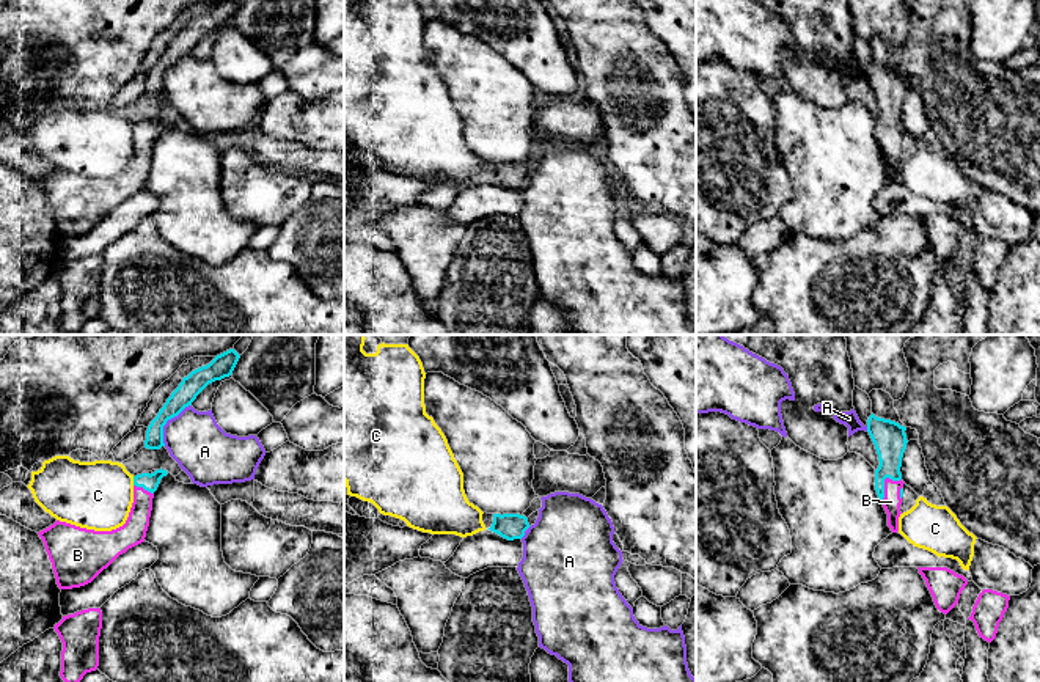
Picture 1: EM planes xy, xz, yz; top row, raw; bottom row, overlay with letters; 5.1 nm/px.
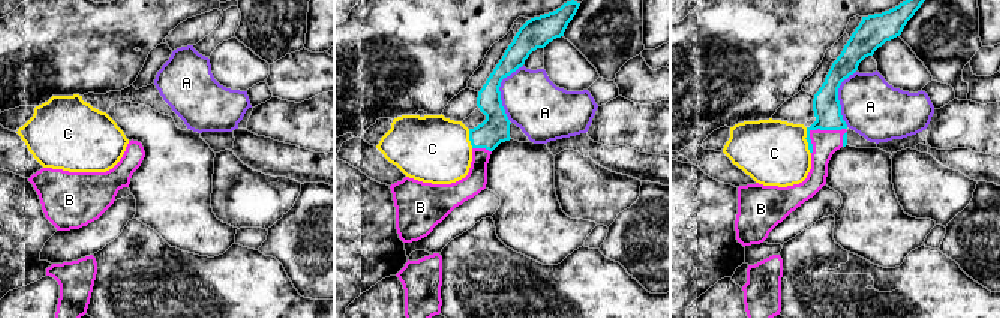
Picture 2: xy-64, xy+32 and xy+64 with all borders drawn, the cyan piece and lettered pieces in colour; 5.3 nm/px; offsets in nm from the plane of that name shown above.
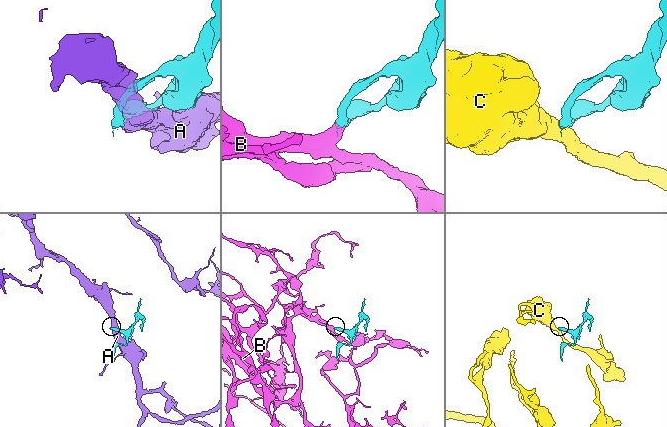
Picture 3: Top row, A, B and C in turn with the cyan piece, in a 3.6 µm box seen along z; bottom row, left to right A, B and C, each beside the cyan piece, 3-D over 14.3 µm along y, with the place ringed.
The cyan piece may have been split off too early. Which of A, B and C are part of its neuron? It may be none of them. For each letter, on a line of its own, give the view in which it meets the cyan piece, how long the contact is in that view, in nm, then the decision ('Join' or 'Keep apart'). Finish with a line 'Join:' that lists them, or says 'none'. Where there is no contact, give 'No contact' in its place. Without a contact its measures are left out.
A: Touches cyan in xy. Shared border 260 nm. Keep apart
B: Touches cyan in yz. Shared border 160 nm. Join
C: Touches cyan in xy. Shared border 50 nm. Keep apart
Join: B

